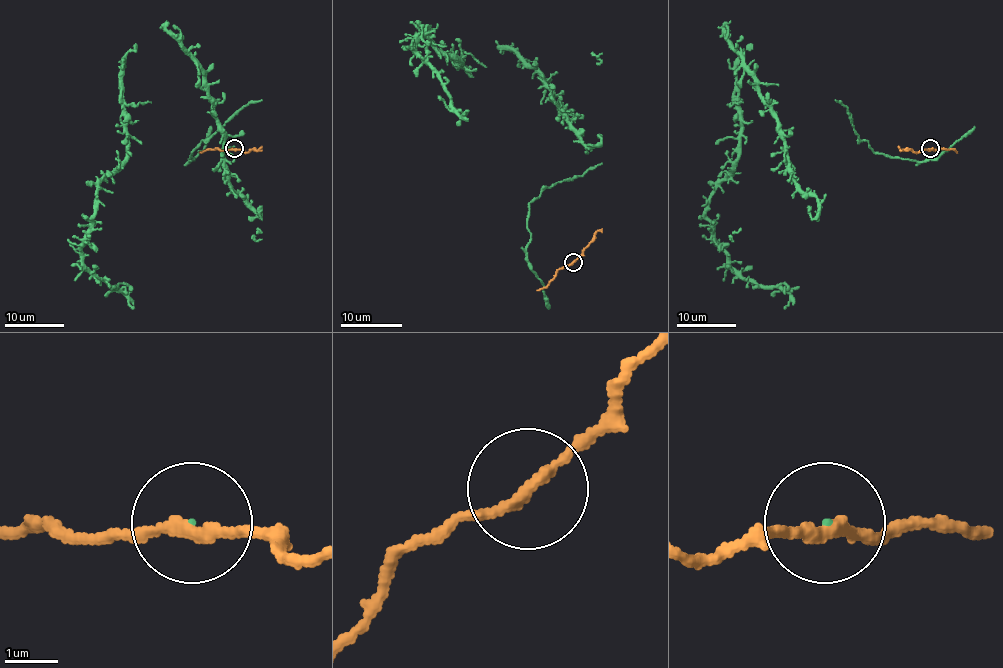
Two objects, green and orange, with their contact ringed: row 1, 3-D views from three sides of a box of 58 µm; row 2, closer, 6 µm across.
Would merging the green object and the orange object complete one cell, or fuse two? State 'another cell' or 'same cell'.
another cell

